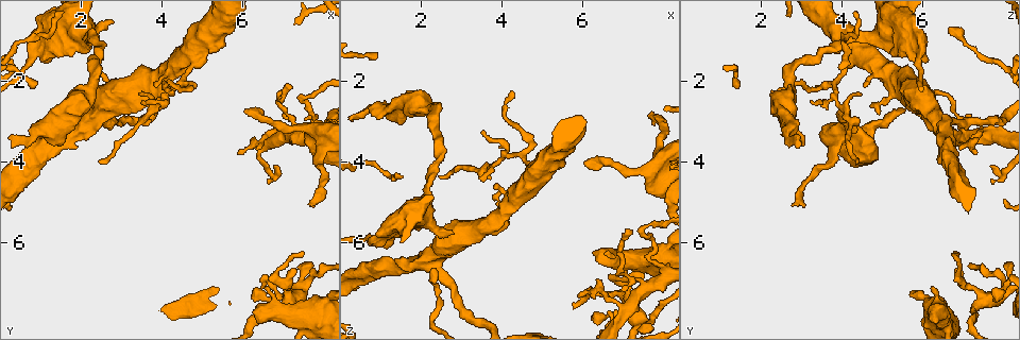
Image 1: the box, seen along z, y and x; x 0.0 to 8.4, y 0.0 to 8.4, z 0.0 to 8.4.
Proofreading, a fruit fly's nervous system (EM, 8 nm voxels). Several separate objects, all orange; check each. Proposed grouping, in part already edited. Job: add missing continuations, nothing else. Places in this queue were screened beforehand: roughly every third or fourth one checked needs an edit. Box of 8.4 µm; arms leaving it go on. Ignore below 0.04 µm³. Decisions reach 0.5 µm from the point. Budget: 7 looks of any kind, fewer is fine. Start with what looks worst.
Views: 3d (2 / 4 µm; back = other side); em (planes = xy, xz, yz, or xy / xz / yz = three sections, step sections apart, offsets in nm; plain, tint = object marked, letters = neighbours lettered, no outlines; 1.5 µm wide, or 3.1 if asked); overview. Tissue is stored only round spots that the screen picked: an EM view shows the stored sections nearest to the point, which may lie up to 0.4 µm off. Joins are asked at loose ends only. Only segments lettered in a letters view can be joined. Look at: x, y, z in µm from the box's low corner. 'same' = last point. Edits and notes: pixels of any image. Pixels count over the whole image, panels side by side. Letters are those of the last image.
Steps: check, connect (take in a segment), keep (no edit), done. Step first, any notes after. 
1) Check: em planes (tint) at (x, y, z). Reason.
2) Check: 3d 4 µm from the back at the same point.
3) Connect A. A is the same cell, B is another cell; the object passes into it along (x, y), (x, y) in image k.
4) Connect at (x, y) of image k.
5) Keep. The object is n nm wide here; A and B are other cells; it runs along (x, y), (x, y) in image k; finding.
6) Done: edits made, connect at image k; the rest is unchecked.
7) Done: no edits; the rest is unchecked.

Check: em planes (letters) at (6.60, 7.10, 6.20).

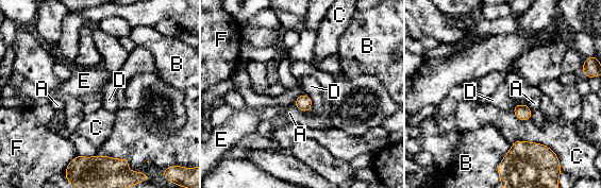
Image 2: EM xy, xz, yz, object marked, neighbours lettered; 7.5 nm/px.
Keep. A, B, C, D, E and F are other cells; a border runs along (528, 104), (516, 104), (512, 109) in image 2; none of them fits.

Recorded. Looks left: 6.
Check: em xz step 8 (tint) at (7.75, 5.00, 2.75).

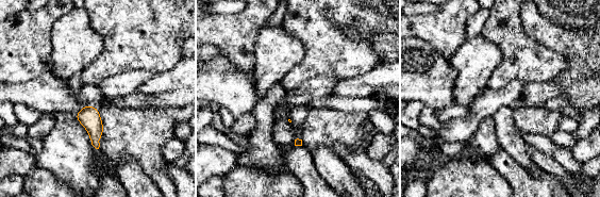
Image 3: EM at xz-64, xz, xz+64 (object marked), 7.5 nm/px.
Check: em planes (letters) at the same point. Cut it another way.

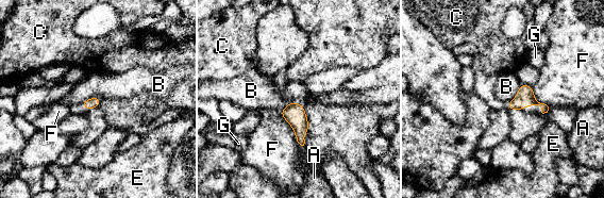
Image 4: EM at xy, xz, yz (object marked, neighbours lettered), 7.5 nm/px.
Keep. A, B, C, E, F and G are other cells; a border runs along (102, 98), (88, 98), (79, 103) in image 4; none of them fits.

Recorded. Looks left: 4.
Check: em planes (letters) at (4.20, 2.25, 2.25). Free end.

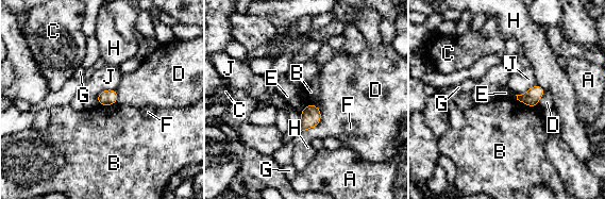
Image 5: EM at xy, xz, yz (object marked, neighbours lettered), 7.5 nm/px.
Keep. The object is 120 nm wide here; A, B, C, D, E, F, G, H and J are other cells; a border runs along (515, 95), (517, 98) in image 5; no lettered segment goes on from it.

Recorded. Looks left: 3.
Done: no edits; the rest is unchecked.

